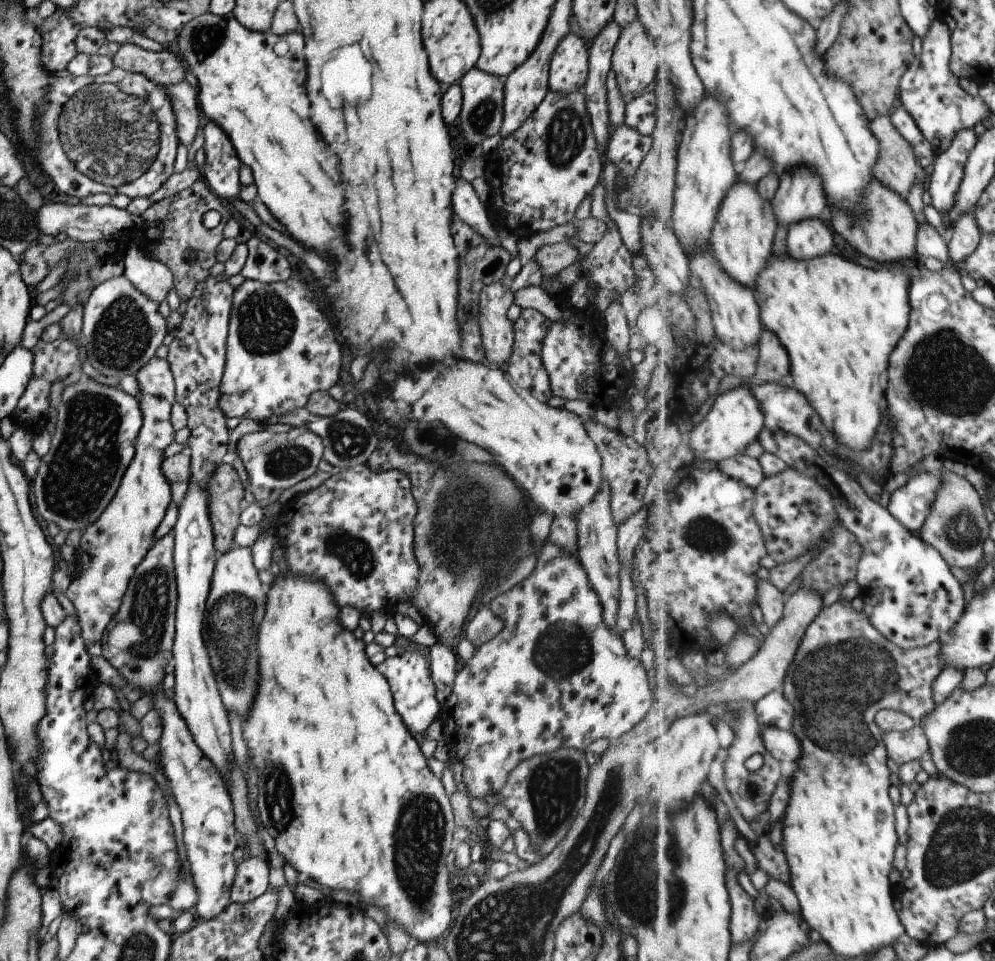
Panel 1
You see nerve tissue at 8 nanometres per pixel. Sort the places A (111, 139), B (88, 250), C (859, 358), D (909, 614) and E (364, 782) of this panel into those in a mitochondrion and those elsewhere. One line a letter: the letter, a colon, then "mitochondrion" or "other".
A: mitochondrion
B: other
C: other
D: mitochondrion
E: other

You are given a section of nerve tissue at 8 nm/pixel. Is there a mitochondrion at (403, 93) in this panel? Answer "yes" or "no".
no

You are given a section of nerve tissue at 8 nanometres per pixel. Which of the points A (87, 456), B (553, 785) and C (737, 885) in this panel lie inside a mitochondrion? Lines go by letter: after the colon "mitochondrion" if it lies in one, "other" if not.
A: mitochondrion
B: mitochondrion
C: other

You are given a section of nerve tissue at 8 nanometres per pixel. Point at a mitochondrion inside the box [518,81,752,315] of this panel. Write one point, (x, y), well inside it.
(565, 133)

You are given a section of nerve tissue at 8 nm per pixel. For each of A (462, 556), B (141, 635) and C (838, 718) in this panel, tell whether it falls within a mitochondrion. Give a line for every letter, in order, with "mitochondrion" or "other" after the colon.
A: mitochondrion
B: mitochondrion
C: mitochondrion

